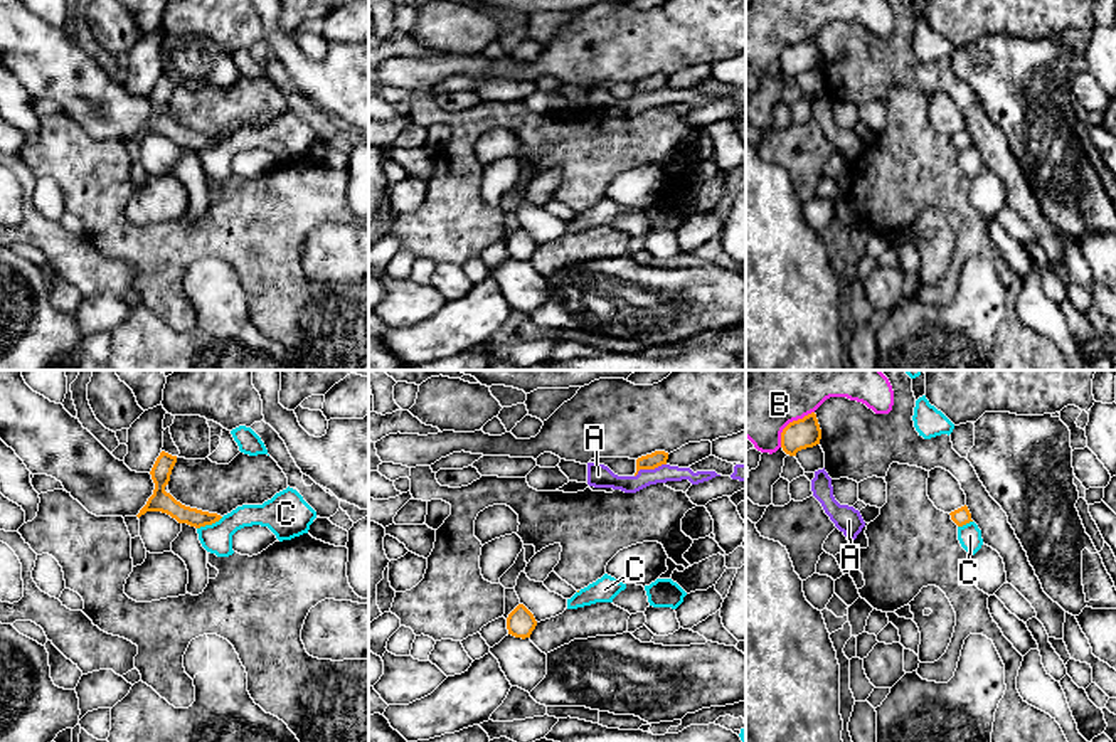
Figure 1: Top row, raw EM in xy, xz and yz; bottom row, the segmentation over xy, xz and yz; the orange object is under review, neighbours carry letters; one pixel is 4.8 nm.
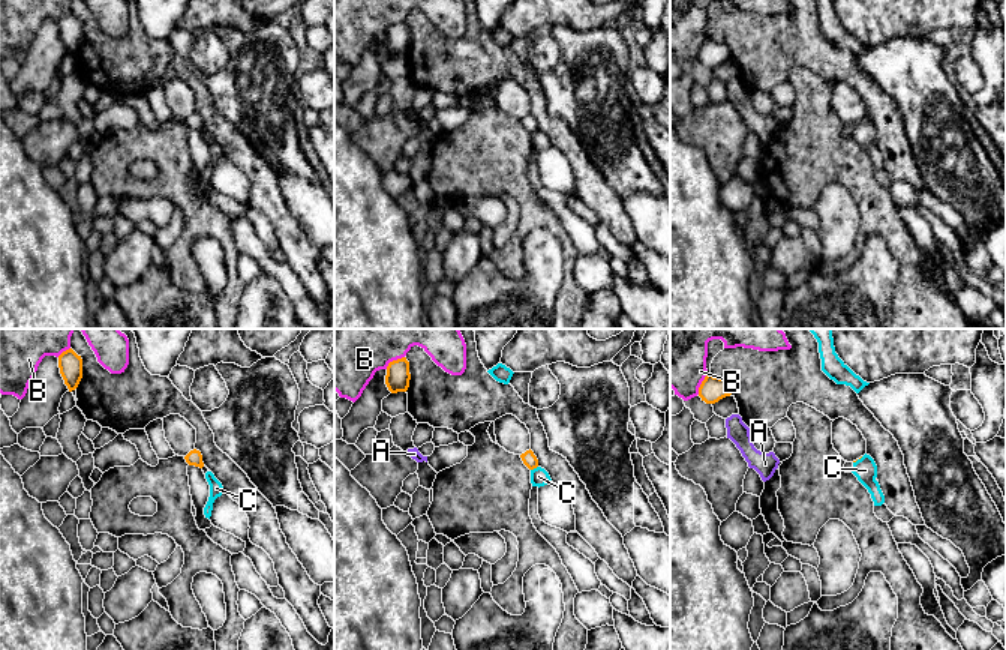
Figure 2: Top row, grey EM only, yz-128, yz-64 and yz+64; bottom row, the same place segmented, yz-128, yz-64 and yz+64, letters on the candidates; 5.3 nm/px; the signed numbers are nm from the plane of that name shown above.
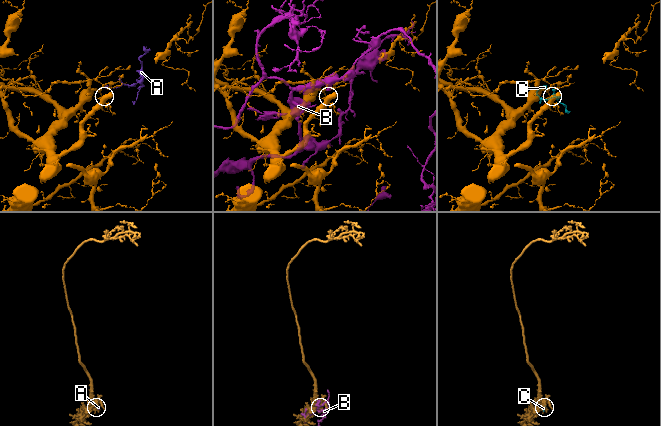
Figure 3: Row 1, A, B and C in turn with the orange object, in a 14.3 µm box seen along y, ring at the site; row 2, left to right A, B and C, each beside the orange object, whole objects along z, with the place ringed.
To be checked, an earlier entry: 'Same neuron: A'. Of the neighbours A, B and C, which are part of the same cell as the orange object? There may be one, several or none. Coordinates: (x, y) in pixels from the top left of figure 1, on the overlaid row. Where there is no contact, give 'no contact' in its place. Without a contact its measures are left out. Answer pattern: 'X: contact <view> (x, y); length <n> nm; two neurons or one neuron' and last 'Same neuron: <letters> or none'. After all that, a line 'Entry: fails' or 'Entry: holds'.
A: contact xz (648, 468); length 170 nm; two neurons
B: contact yz (790, 423); length 240 nm; two neurons
C: contact xy (209, 524); length 140 nm; two neurons
Same neuron: none
Entry: fails

